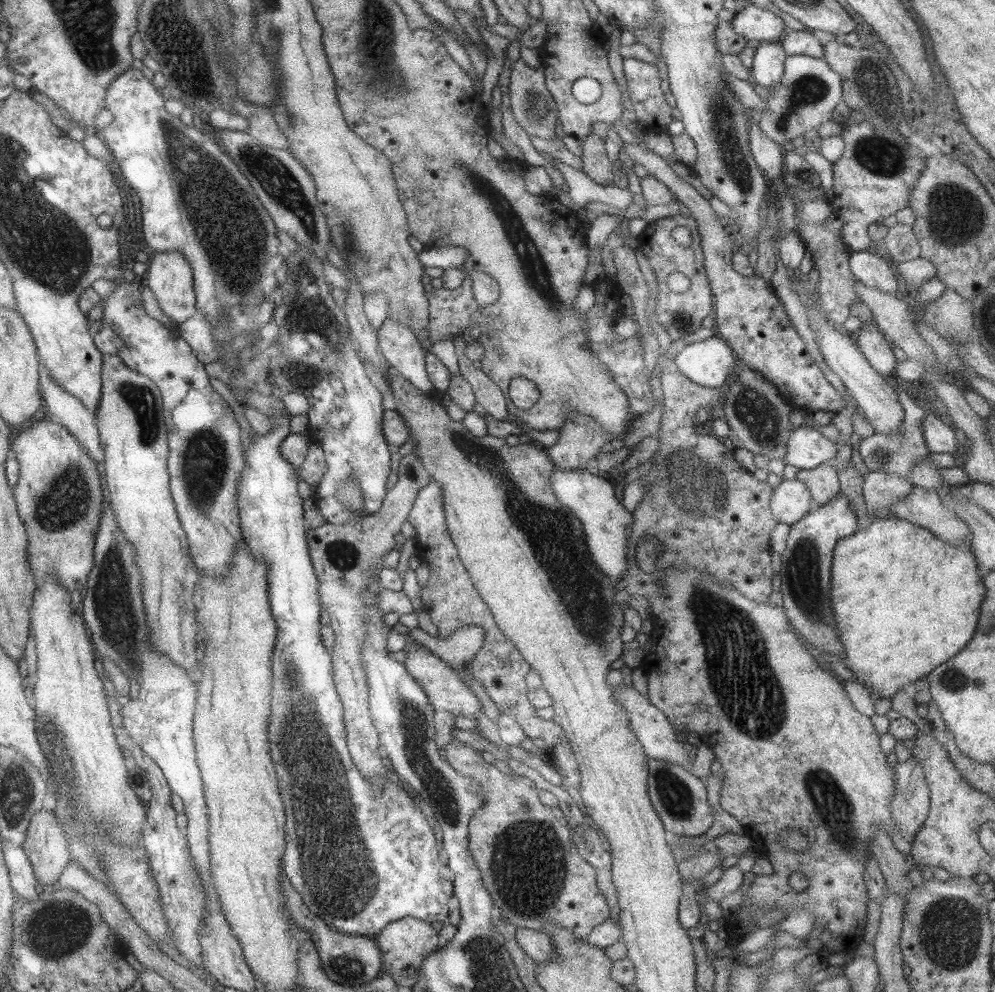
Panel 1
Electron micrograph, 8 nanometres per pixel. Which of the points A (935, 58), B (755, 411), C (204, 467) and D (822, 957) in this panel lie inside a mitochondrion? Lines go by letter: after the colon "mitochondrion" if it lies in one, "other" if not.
A: other
B: mitochondrion
C: mitochondrion
D: other

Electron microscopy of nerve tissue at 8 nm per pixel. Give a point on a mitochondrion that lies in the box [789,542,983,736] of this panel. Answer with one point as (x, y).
(954, 680)

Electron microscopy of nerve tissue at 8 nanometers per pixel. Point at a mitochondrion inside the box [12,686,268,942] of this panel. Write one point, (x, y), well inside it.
(70, 783)

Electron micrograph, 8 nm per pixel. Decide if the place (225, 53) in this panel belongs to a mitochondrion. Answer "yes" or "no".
no

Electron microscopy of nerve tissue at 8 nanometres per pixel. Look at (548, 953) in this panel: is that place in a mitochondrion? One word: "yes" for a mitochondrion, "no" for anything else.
no

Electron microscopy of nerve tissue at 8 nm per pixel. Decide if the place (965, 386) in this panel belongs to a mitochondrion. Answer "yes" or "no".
no

